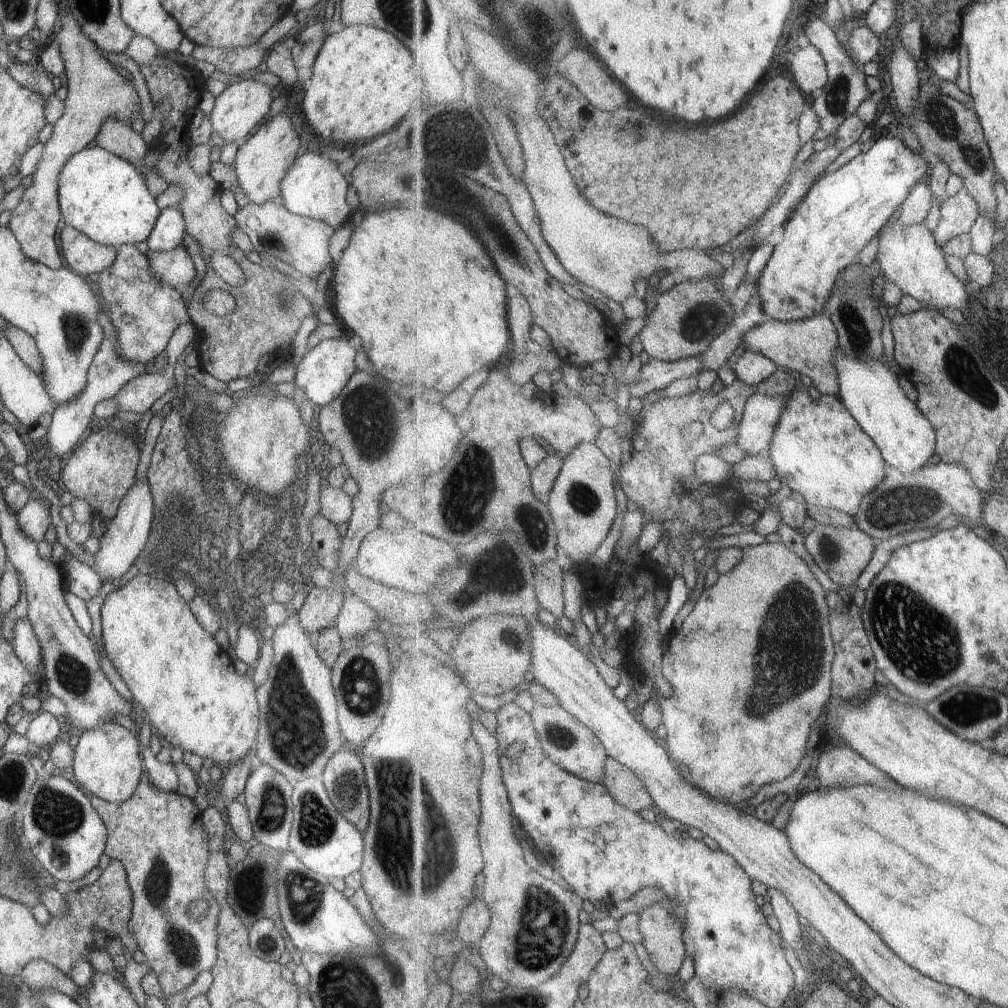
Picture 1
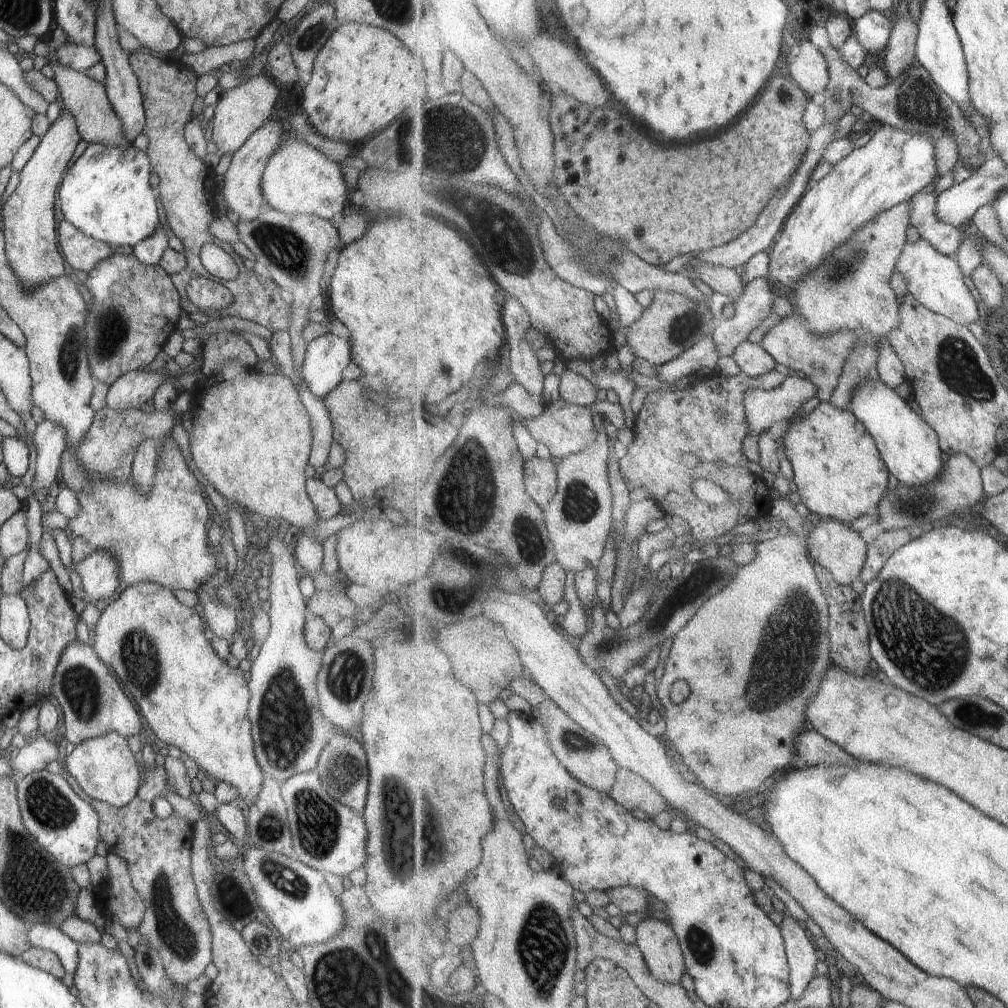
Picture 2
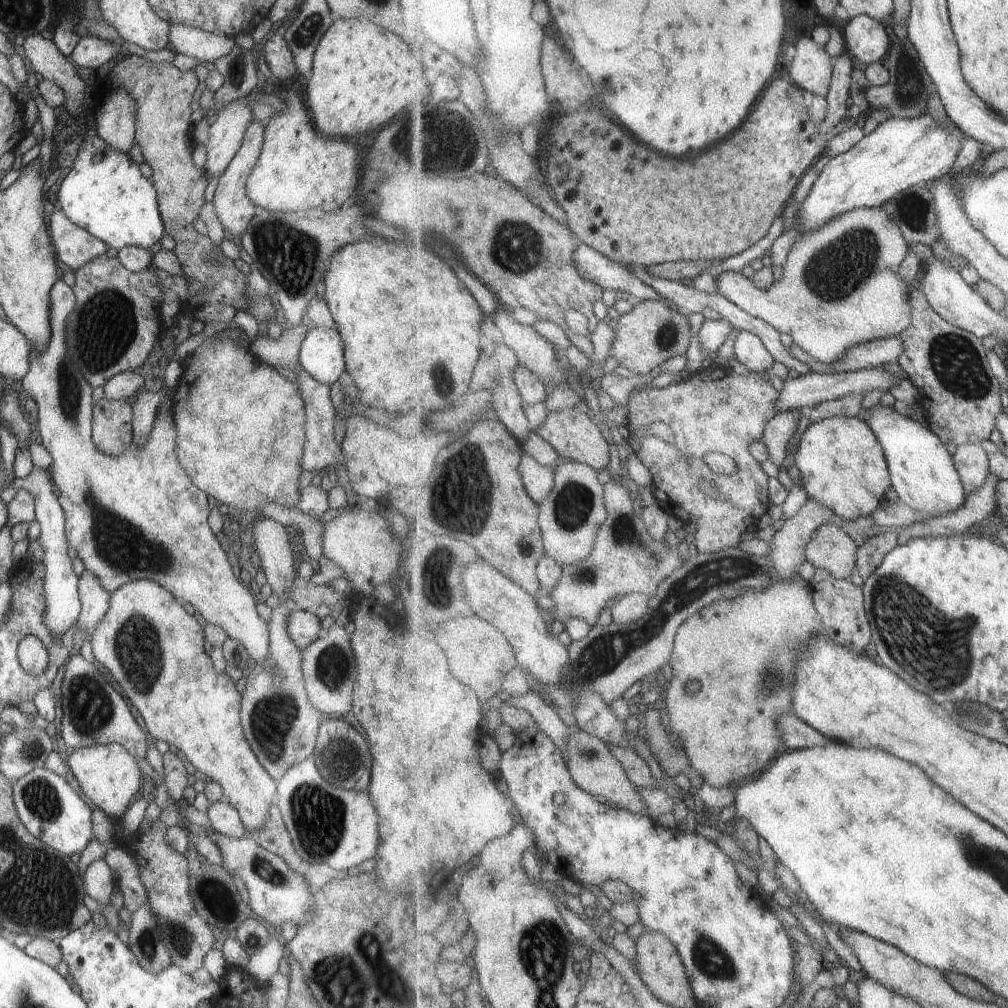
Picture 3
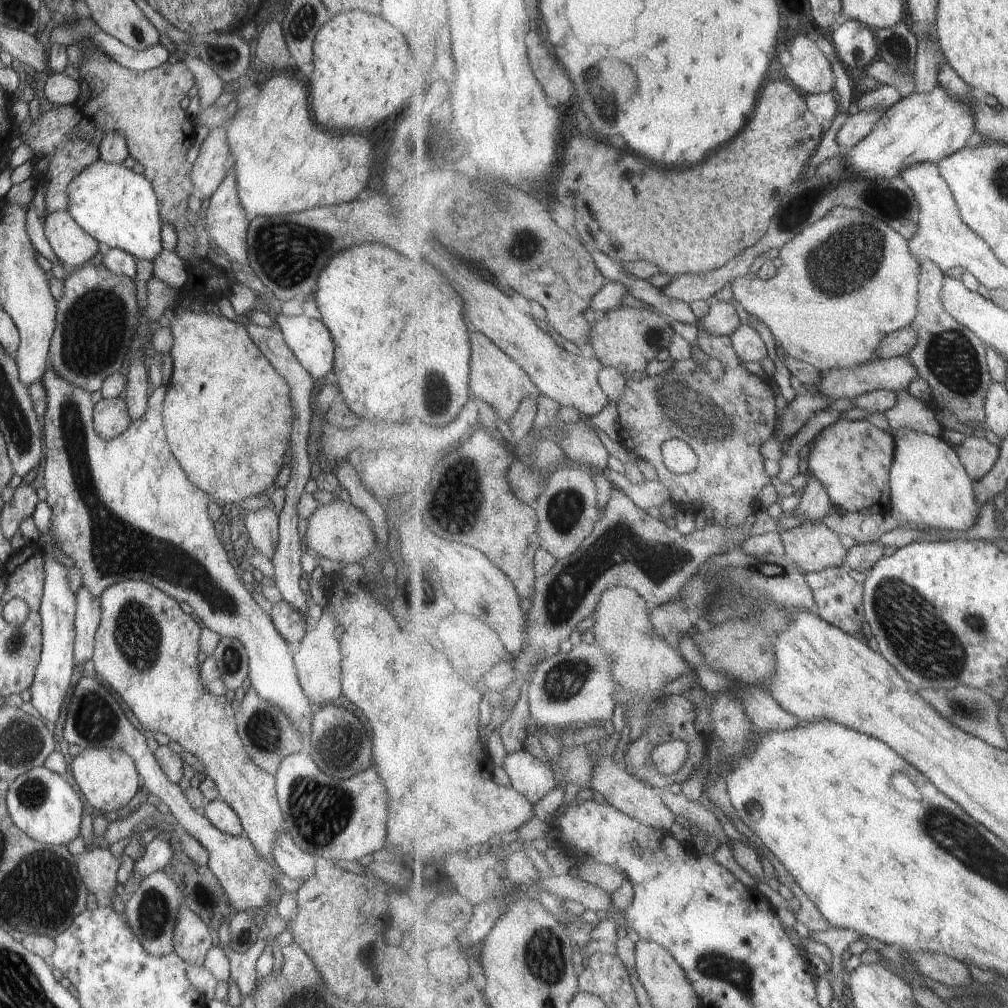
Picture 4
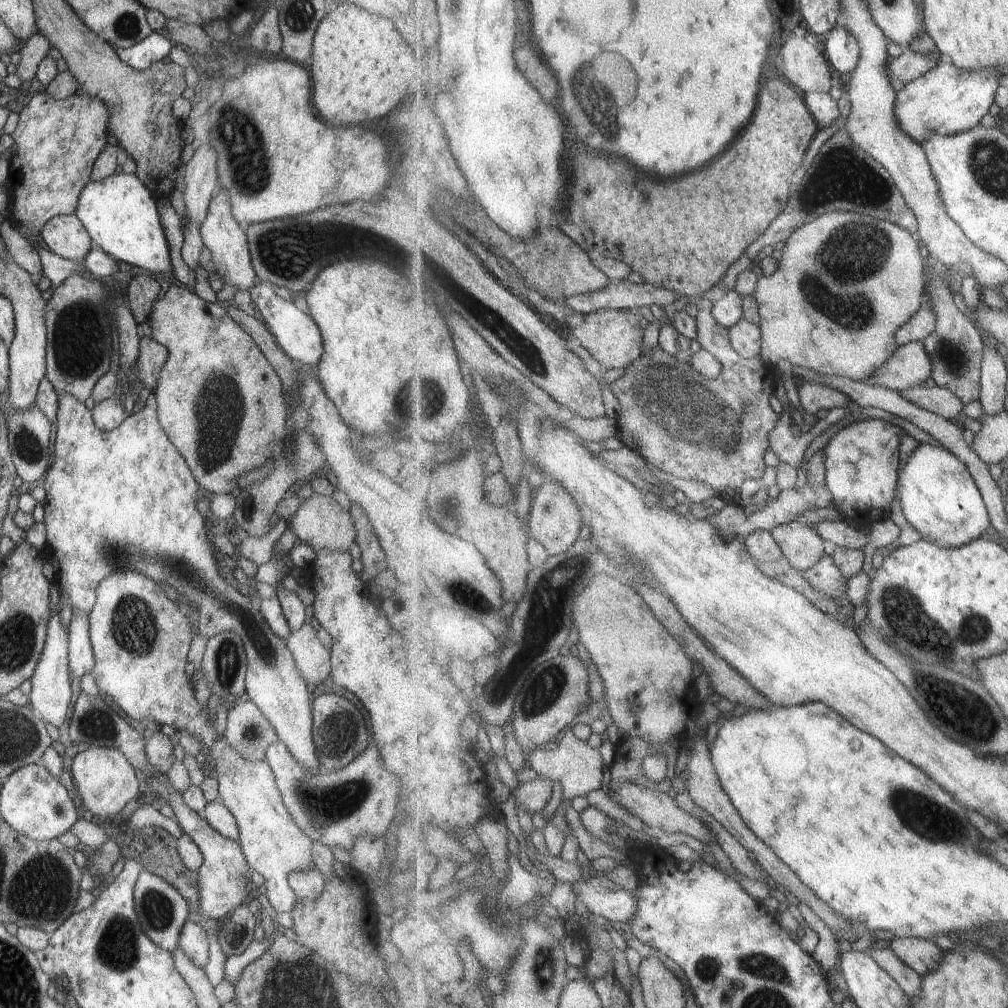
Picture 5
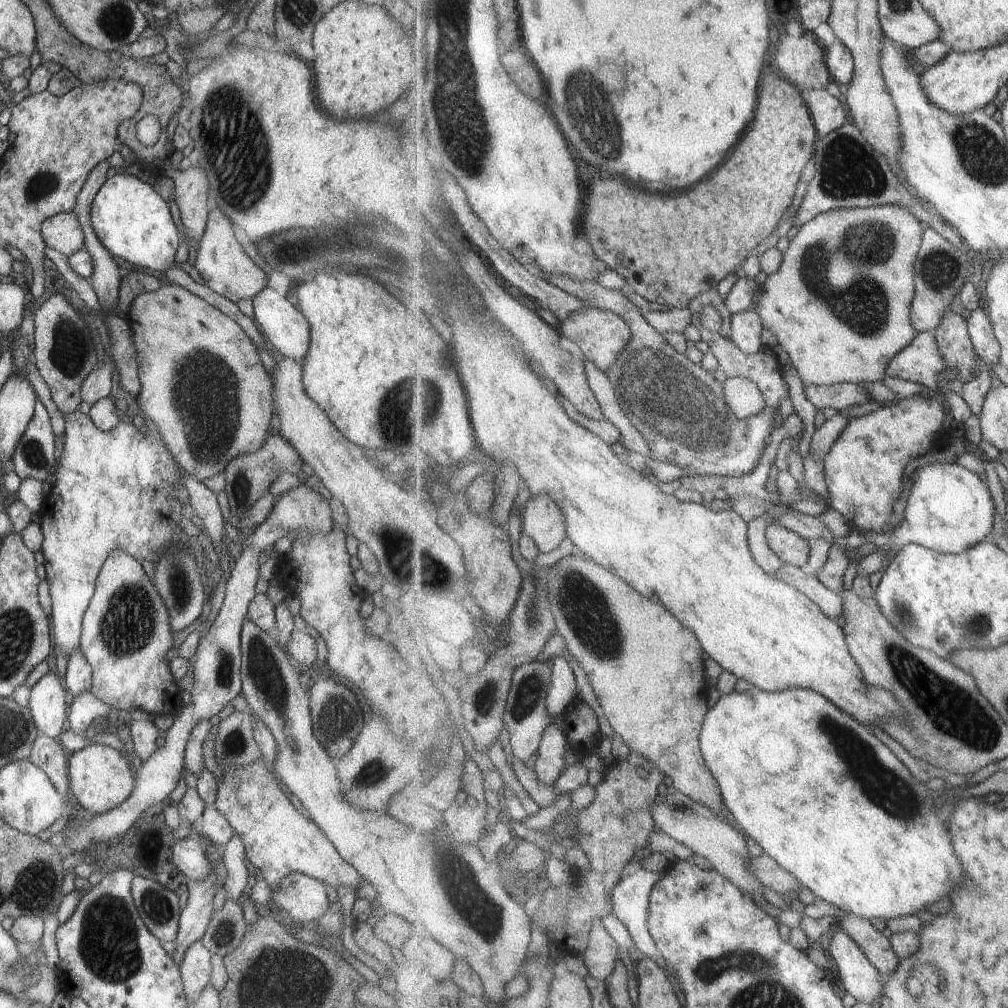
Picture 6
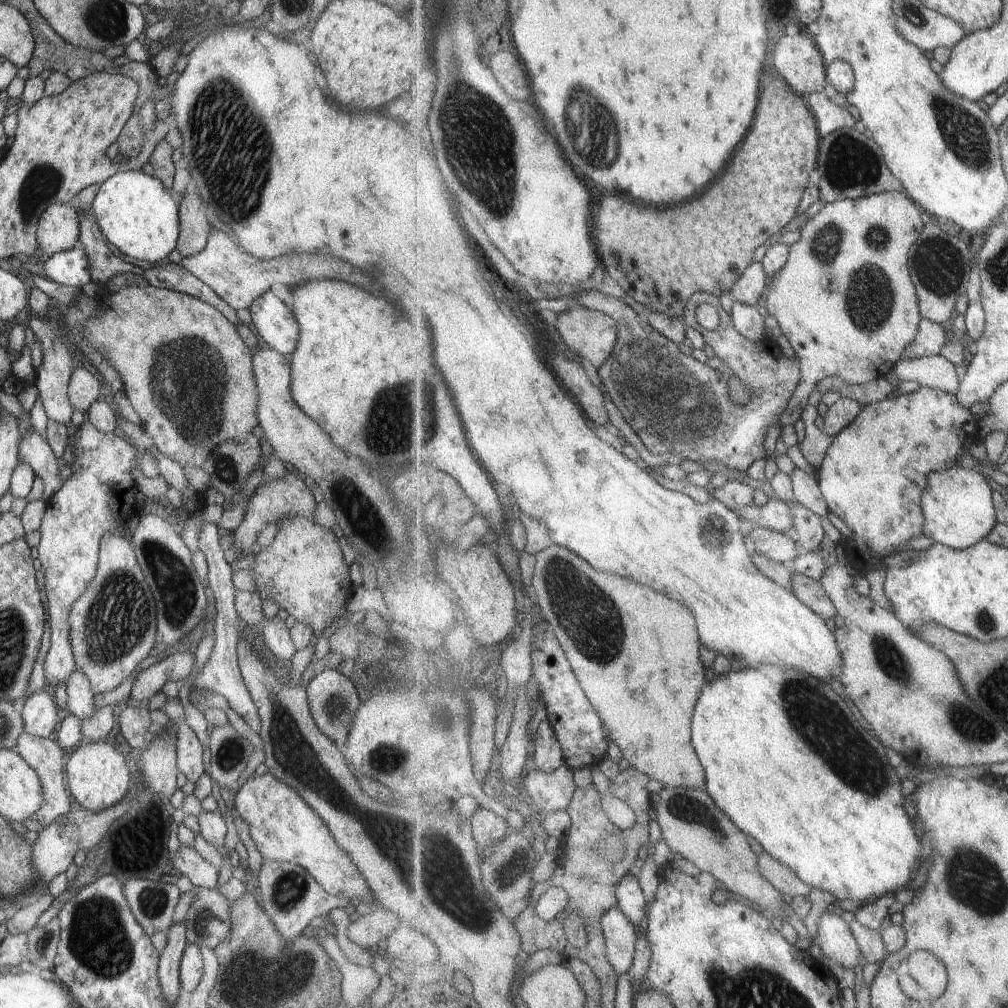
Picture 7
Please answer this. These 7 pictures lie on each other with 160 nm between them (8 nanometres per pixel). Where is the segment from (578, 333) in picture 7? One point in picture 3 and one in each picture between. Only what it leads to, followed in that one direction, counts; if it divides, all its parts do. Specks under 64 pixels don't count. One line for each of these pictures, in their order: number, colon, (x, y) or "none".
3: (655, 331)
4: (627, 338)
5: (615, 338)
6: (602, 335)

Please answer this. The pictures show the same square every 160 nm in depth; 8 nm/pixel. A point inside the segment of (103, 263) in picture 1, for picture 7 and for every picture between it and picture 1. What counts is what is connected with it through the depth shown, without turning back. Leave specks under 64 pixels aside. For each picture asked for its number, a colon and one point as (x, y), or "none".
2: (81, 252)
3: (74, 246)
4: (72, 246)
5: (64, 235)
6: (62, 231)
7: (57, 227)

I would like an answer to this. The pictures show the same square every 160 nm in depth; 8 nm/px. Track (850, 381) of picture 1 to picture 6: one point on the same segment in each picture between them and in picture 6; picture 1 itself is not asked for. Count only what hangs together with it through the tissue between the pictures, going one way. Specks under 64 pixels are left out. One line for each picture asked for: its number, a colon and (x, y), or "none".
2: (909, 445)
3: (924, 476)
4: (930, 486)
5: (938, 497)
6: (949, 509)

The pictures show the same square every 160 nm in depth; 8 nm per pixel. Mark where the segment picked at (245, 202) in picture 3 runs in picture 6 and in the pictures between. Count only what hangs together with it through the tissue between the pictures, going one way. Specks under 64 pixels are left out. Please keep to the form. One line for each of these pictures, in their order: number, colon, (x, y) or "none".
4: (226, 223)
5: (225, 240)
6: (226, 269)

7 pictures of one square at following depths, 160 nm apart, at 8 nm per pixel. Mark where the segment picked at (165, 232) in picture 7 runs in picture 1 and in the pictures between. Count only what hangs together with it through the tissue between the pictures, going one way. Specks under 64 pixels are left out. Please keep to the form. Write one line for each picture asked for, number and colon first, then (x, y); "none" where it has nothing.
1: (103, 196)
2: (105, 194)
3: (104, 193)
4: (117, 207)
5: (122, 220)
6: (130, 219)

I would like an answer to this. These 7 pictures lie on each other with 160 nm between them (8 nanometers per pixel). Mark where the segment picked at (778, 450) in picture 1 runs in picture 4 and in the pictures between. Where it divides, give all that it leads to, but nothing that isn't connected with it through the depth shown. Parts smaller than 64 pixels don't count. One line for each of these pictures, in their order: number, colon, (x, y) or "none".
2: (840, 474)
3: (842, 464)
4: (852, 459)

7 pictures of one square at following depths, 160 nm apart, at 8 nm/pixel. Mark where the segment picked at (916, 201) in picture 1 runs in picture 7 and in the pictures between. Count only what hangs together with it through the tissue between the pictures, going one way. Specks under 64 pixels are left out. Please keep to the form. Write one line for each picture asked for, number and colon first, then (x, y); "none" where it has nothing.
2: (851, 290)
3: (841, 286)
4: (845, 283)
5: (847, 283)
6: (865, 258)
7: (846, 301)

